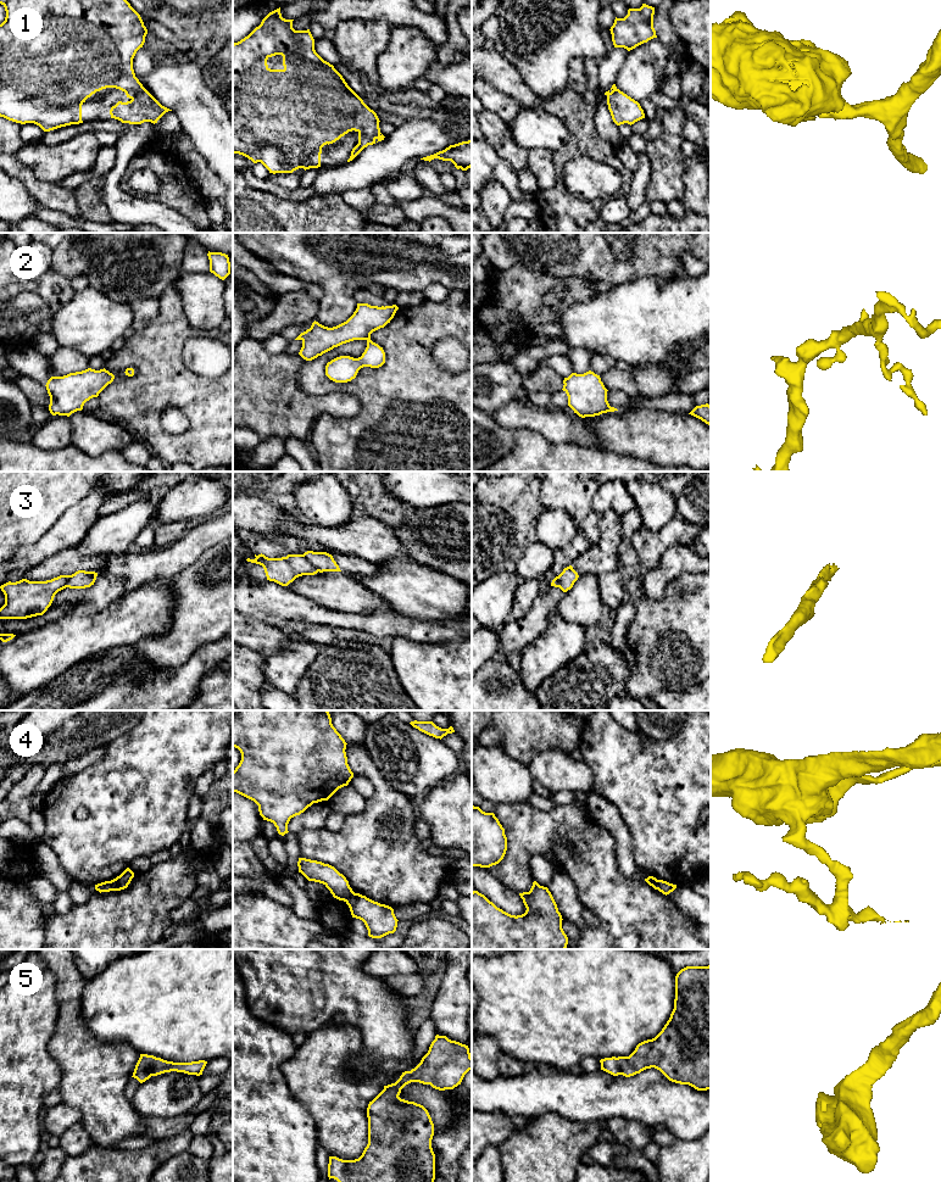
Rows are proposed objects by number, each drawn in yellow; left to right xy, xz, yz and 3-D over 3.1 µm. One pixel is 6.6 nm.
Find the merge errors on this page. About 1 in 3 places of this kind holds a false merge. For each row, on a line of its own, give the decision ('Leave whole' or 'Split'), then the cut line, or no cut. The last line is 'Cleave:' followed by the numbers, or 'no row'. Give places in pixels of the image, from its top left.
1: Leave whole. No split
2: Leave whole. No split
3: Split. Split along xz (301, 555), (318, 570)
4: Split. Split along xy (110, 881), (112, 890)
5: Leave whole. No split
Cleave: 3, 4

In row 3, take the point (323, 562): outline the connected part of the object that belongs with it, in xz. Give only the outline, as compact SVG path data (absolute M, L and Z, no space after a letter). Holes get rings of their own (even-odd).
M307 551L302 554L319 573L341 572L333 556L327 552Z

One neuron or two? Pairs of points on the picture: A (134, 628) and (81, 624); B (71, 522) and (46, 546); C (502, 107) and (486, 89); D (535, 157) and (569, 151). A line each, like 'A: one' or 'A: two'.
A: one
B: one
C: one
D: two

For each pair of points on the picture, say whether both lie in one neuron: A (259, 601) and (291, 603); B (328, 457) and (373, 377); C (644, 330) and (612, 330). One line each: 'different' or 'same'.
A: same
B: same
C: same

